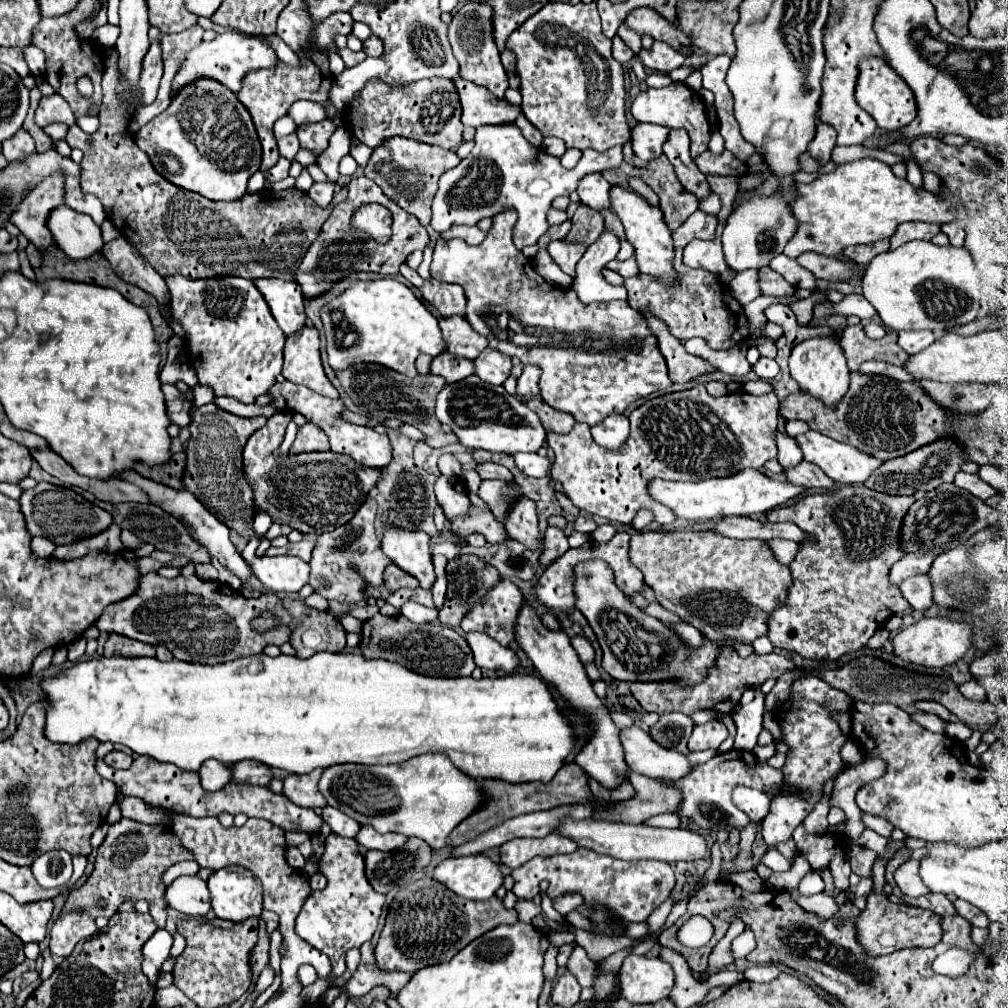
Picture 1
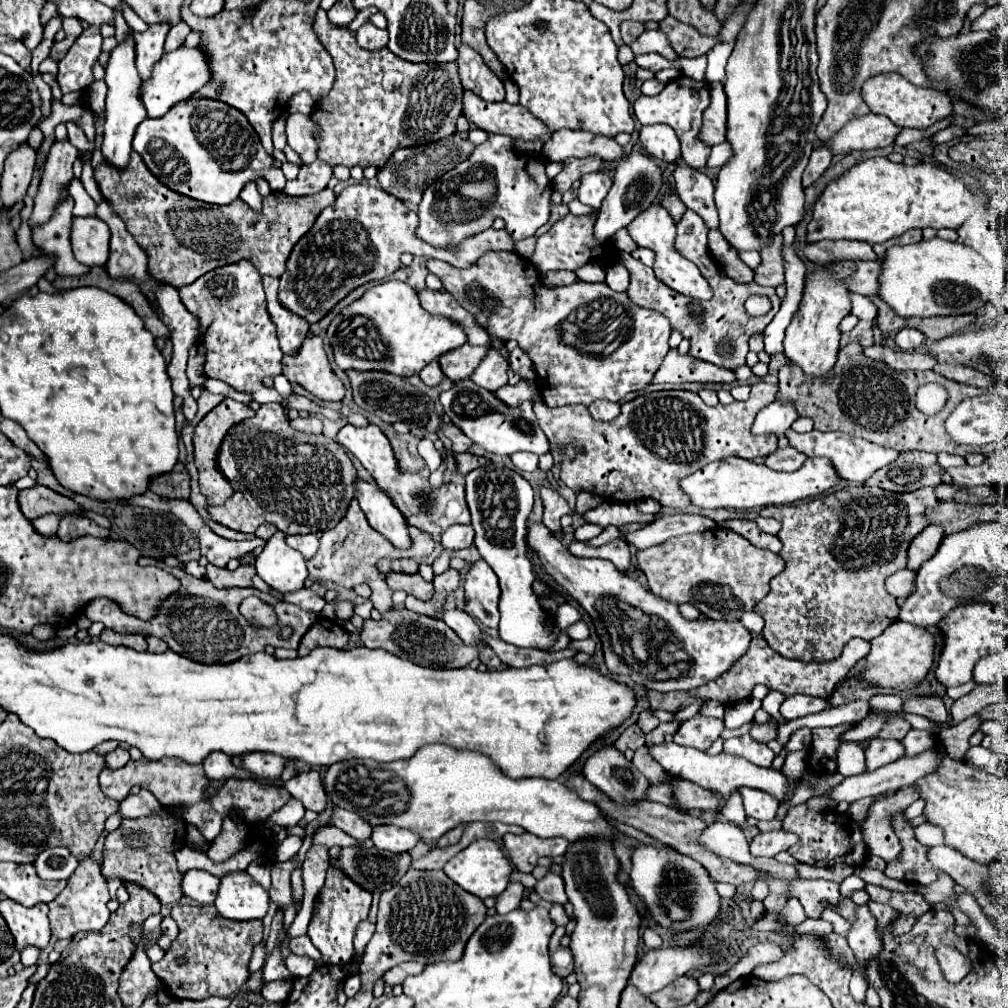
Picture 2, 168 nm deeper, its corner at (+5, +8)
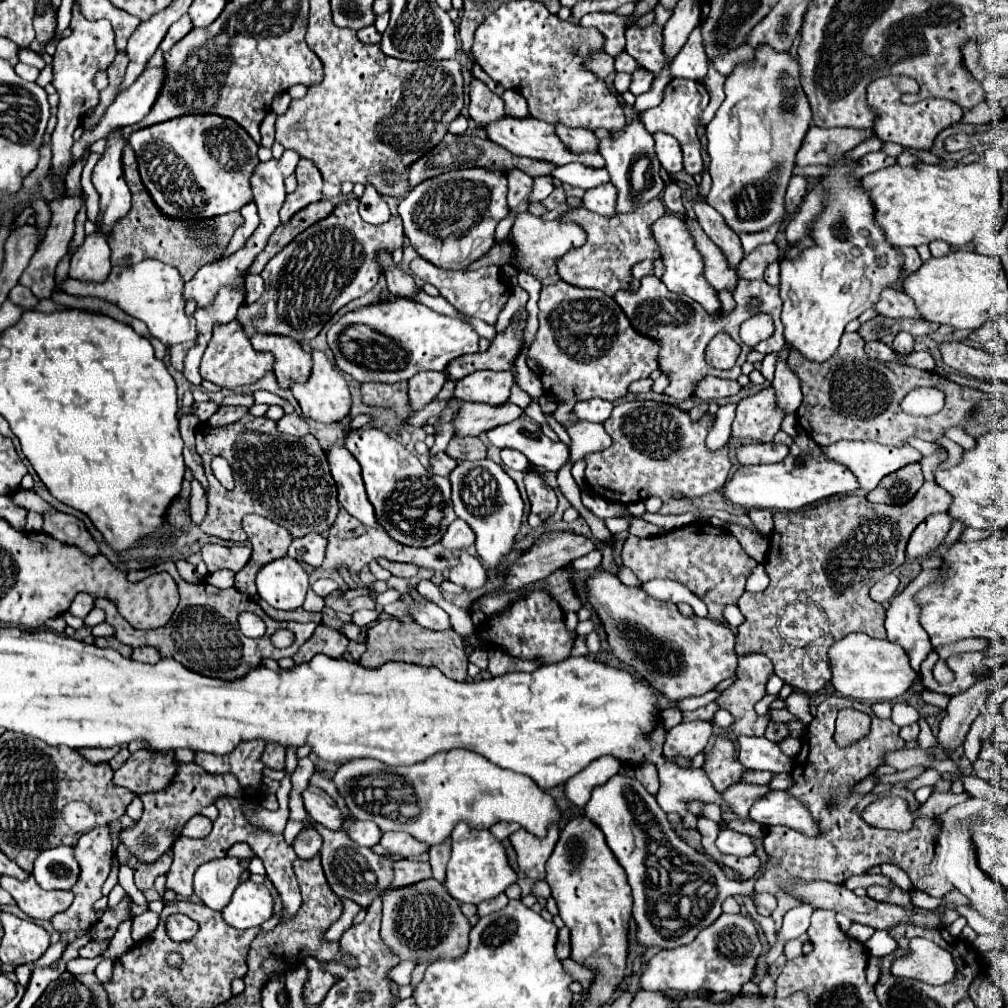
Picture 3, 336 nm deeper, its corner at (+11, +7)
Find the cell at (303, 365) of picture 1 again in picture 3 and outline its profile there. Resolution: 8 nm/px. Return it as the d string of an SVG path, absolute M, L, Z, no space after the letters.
M320 350L312 352L312 360L314 360L314 366L312 366L312 374L310 374L308 382L306 384L294 384L292 386L292 394L298 400L304 416L308 416L308 418L312 418L316 422L324 422L324 424L340 422L344 416L348 416L350 404L352 404L350 390L348 390L348 382L328 362L328 358L326 358L324 352L320 352Z

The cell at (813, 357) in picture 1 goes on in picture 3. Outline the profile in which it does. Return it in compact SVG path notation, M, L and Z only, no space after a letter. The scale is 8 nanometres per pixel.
M846 154L828 162L830 170L816 182L824 186L824 210L810 222L814 246L794 260L780 262L780 298L784 338L802 356L814 362L828 360L844 332L844 326L872 308L884 286L894 286L902 274L902 254L886 242L882 226L874 222L874 206L860 178L854 178L858 160L846 162Z

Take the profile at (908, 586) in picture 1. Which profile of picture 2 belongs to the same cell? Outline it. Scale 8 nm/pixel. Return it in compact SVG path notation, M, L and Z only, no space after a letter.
M902 569L886 579L886 589L896 597L896 599L906 599L908 593L912 593L916 583L916 571Z

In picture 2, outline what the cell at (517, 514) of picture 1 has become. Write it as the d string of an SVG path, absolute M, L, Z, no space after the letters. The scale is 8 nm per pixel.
M532 523L528 527L526 543L540 557L546 573L592 617L608 671L634 679L634 683L646 689L666 693L706 685L728 671L752 641L752 633L740 621L684 619L678 613L678 605L652 595L636 579L620 575L610 561L572 555L544 523Z

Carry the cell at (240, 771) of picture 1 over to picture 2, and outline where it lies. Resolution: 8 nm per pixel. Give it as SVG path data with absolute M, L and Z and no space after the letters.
M248 753L242 757L242 769L252 773L262 781L276 781L284 769L286 761L274 753Z

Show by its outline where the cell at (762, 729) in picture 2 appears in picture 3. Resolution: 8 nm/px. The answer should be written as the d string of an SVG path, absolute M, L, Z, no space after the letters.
M748 654L748 656L740 656L740 662L738 662L738 680L722 692L722 696L716 700L720 704L720 708L728 710L736 722L732 726L732 732L736 736L764 736L764 730L768 726L770 720L760 720L758 714L754 712L754 704L758 700L762 700L764 696L764 690L766 690L766 682L768 682L768 676L772 674L772 662L762 656L762 654Z

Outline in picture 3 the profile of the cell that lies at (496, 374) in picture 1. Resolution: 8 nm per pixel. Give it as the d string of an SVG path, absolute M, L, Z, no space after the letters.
M472 372L456 382L454 398L462 402L484 402L490 406L502 406L510 398L510 388L514 386L512 372Z

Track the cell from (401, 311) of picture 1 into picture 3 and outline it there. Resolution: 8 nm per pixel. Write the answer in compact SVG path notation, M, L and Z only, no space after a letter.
M398 298L396 302L382 302L382 304L370 304L364 308L358 308L354 312L344 314L338 322L332 324L328 332L328 344L334 352L336 366L350 374L358 382L402 382L410 380L414 374L422 370L436 370L444 372L446 366L462 356L462 354L476 354L478 352L478 340L480 336L472 328L470 322L462 318L450 318L442 316L422 304L410 302L406 298Z

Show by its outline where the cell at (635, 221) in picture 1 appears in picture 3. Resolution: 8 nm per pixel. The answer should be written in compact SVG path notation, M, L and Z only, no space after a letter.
M664 214L660 220L656 220L656 224L652 226L652 232L654 232L654 238L662 250L662 262L666 266L666 272L662 276L662 282L666 284L666 288L670 292L676 292L676 294L686 294L688 298L696 300L698 304L704 306L704 310L714 316L718 314L720 310L720 298L718 298L718 292L706 282L702 270L704 270L704 262L702 262L702 256L698 254L696 246L694 246L694 238L688 230L688 226L684 224L682 218L674 216L674 214Z

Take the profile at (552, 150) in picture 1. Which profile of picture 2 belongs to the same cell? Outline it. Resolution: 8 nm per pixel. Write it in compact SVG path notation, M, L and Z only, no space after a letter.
M554 131L544 143L542 153L550 161L570 159L570 157L590 157L598 155L604 161L624 159L624 149L612 137L598 137L588 131Z

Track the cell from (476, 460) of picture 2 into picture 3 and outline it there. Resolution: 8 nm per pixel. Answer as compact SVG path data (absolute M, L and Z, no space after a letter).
M438 452L434 456L430 456L430 466L432 466L432 472L438 474L438 476L448 476L454 468L456 468L456 460L450 458L446 452Z

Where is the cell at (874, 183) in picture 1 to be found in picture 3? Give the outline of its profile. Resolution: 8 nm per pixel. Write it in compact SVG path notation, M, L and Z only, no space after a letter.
M970 162L970 164L956 164L952 168L948 166L930 166L930 164L916 164L910 168L904 166L890 166L882 168L878 172L872 172L864 176L864 186L870 190L870 198L876 206L876 222L884 228L886 238L890 244L898 248L918 248L920 244L930 244L932 240L944 240L950 246L964 246L968 244L976 230L984 222L992 222L998 226L998 208L1002 200L1002 178L994 168L988 168L980 162Z

